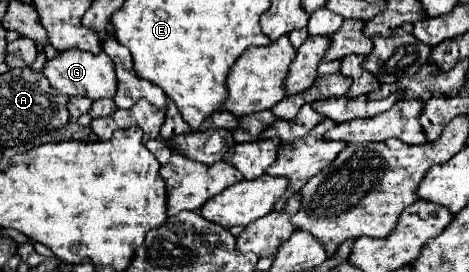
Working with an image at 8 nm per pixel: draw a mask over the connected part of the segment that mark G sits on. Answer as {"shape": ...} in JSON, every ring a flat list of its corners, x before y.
{"shape":[[69,49,63,51,59,57,47,61,43,75,49,79,51,87,55,87,59,93,69,97,89,97,89,99,113,99,117,93,117,75,115,65,107,53,93,55,89,51,81,49]]}

